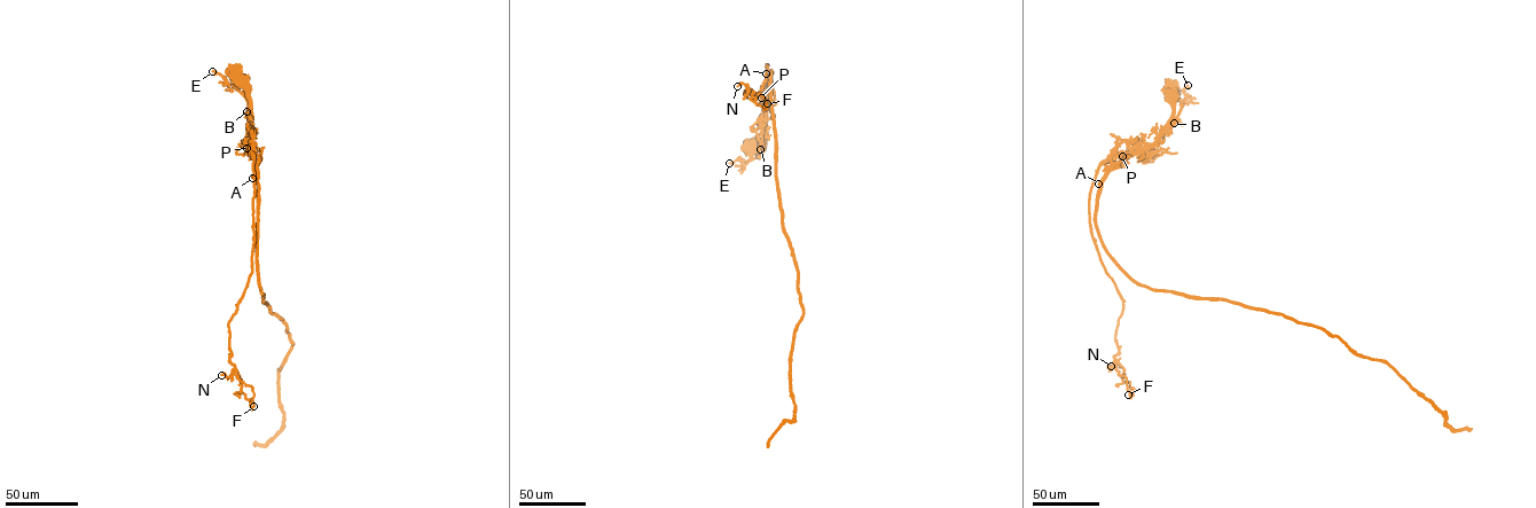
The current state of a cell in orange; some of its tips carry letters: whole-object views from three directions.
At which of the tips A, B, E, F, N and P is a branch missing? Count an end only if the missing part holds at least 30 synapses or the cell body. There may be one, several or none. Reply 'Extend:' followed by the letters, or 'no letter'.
Extend: E

